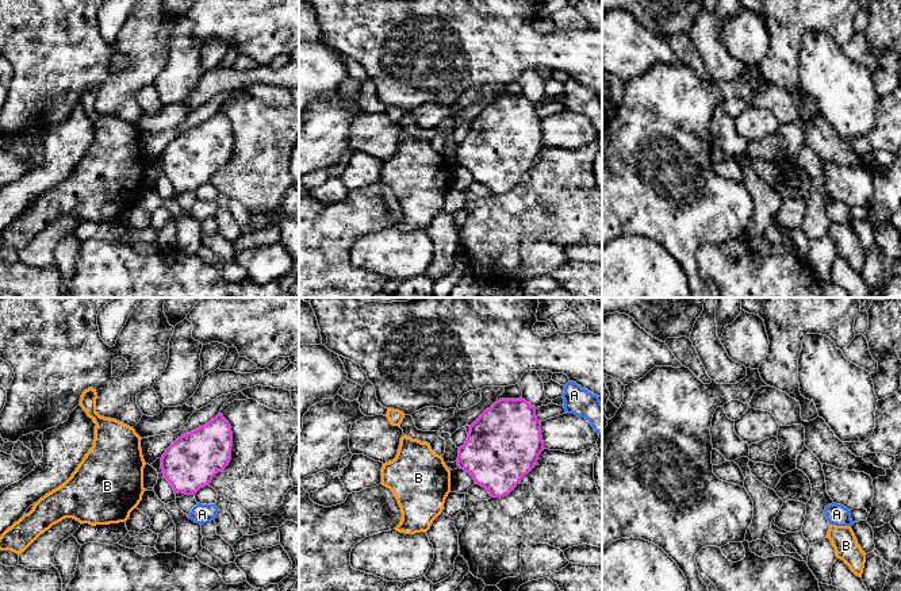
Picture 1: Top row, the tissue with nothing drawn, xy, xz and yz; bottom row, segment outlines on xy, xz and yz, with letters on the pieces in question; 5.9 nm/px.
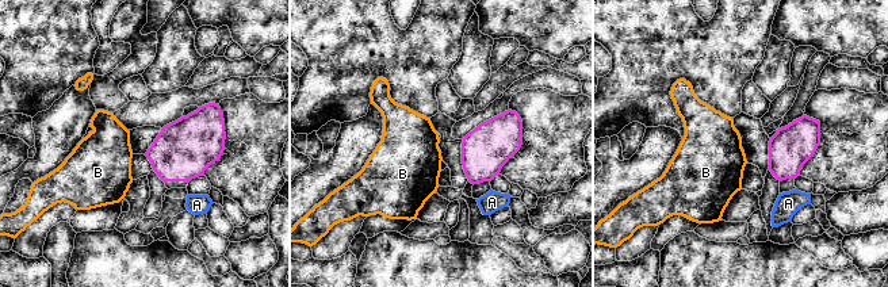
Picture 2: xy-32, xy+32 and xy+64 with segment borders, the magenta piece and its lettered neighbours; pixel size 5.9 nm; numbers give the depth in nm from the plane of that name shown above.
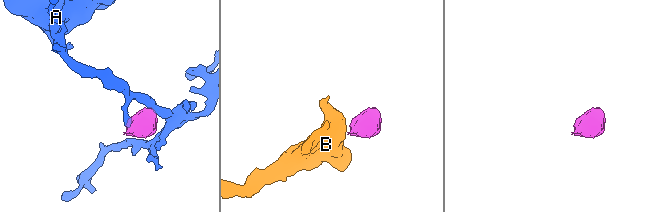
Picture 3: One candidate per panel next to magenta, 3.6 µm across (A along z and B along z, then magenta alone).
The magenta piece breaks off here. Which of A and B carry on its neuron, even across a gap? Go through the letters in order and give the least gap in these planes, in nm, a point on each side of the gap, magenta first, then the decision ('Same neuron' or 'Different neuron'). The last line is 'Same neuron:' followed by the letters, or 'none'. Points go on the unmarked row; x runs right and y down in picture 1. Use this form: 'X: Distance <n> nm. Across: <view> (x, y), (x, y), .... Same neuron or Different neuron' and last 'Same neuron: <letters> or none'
A: Distance 60 nm. Across: xy (194, 191), (198, 200). Different neuron
B: Distance 60 nm. Across: xz (457, 162), (449, 168). Same neuron
Same neuron: B

